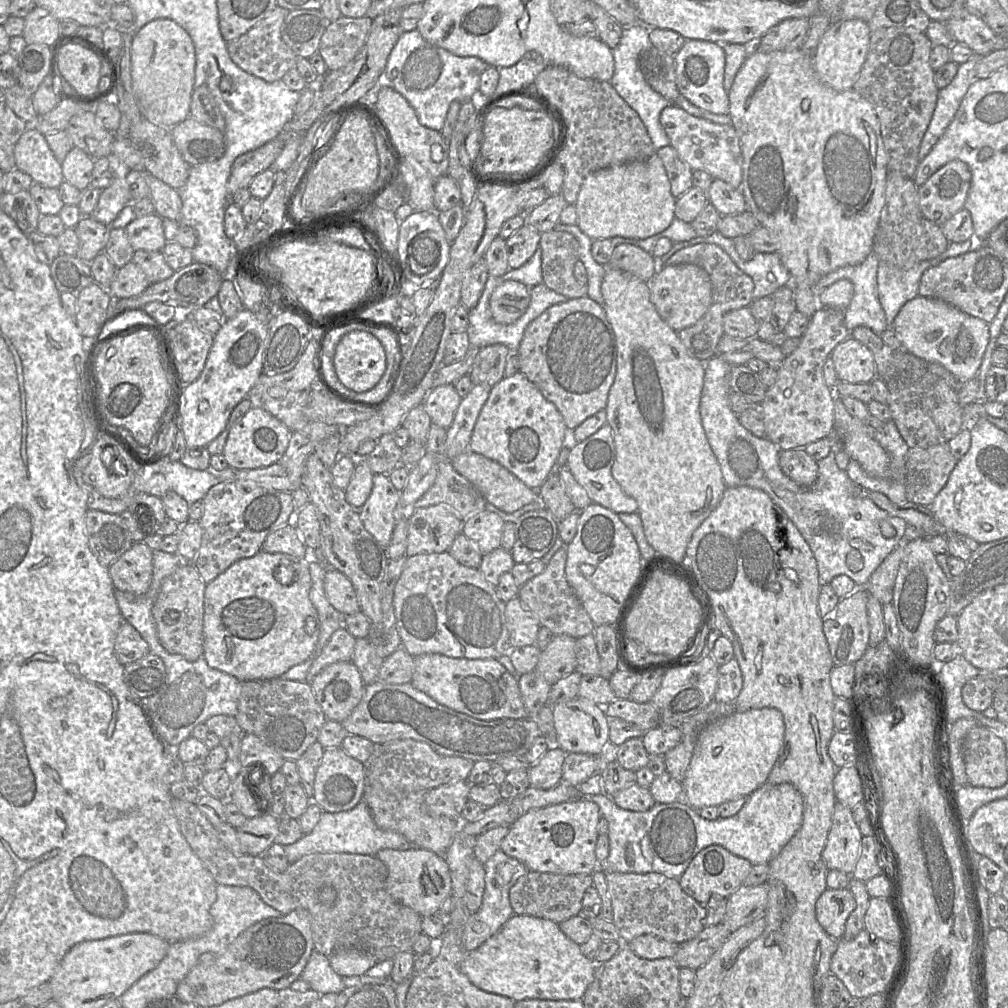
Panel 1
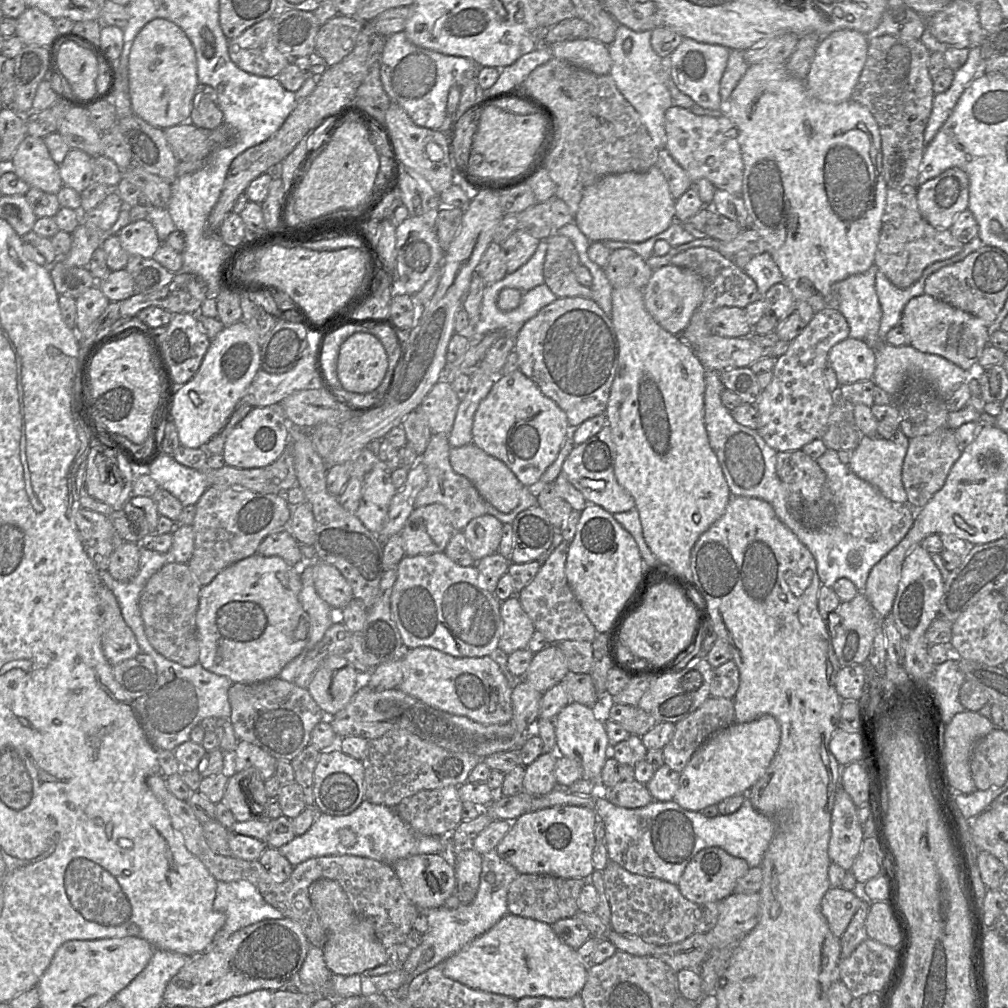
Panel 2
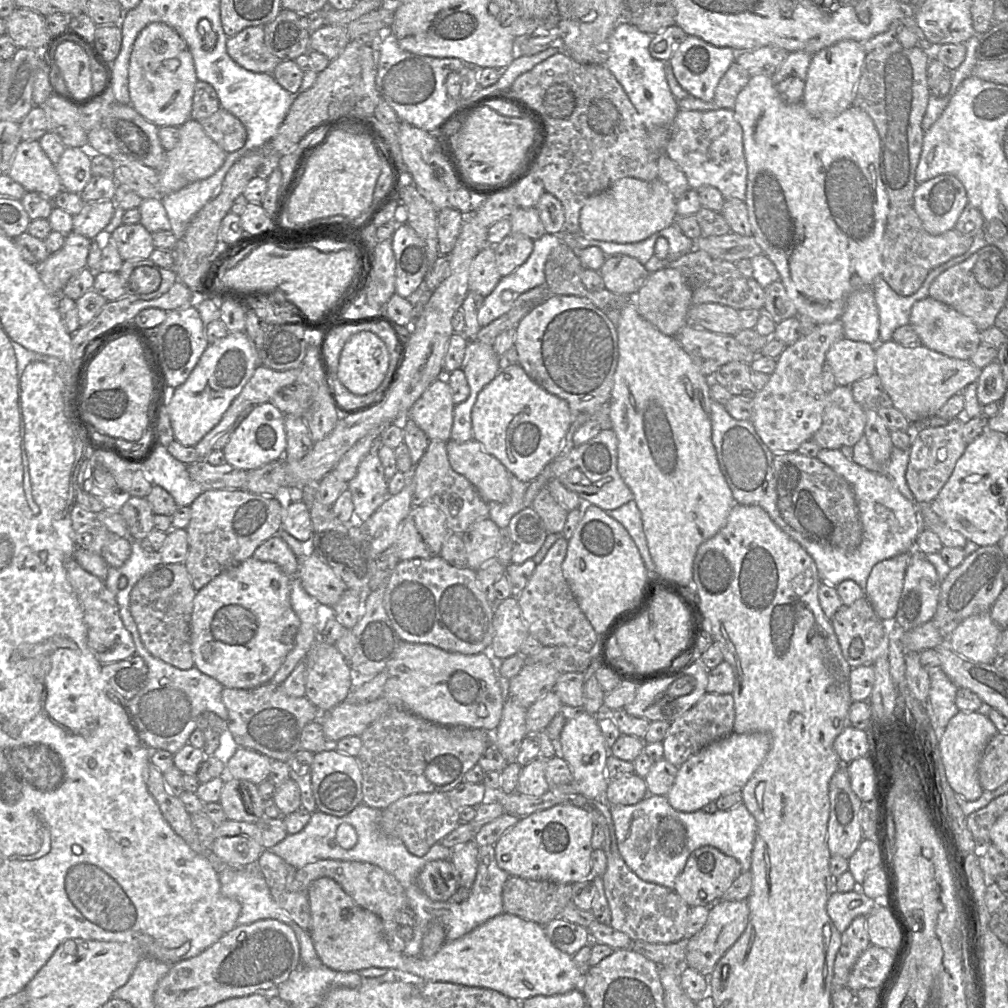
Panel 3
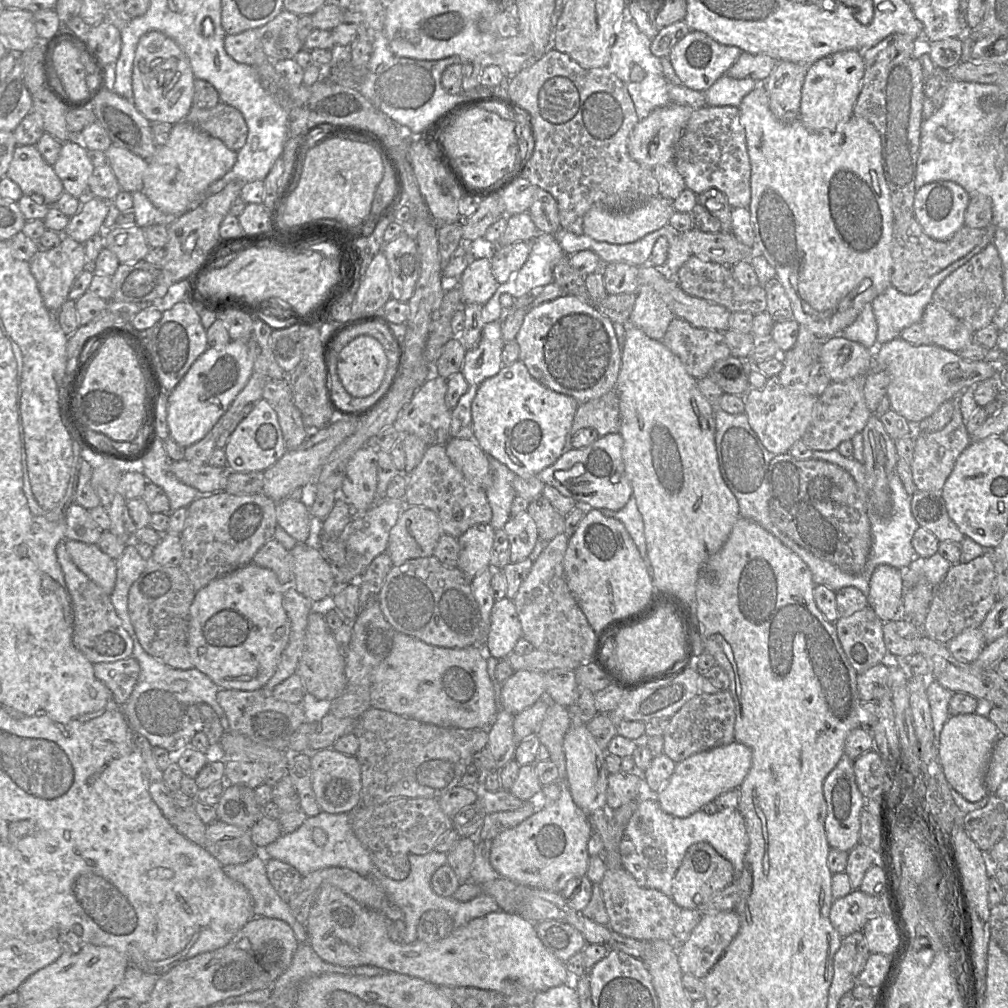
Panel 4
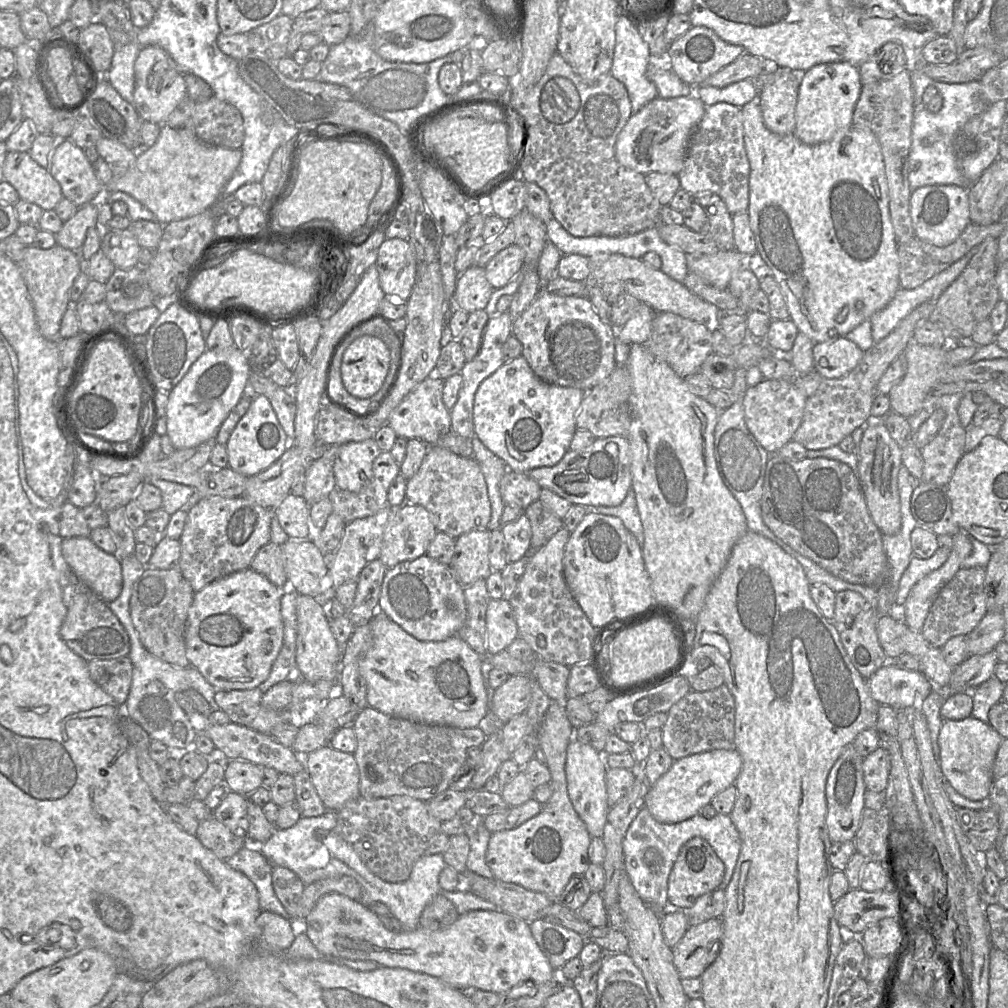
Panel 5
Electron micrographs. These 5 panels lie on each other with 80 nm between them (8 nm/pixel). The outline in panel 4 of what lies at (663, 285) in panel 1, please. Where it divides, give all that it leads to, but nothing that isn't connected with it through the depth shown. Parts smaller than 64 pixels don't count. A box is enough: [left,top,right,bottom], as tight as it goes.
[628,285,674,341]

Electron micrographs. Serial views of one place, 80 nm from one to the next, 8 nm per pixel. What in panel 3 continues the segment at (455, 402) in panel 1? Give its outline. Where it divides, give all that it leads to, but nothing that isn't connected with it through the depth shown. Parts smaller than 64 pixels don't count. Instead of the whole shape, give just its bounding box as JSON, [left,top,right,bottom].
[407,376,455,440]

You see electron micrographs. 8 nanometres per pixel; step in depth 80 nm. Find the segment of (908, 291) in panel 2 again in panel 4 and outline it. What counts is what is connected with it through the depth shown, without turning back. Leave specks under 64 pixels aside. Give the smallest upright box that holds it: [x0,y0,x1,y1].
[872,223,996,346]

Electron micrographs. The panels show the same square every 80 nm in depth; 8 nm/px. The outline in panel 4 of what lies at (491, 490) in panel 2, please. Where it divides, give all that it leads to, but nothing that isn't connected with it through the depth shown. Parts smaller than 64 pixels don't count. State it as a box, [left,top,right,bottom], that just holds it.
[445,437,492,491]

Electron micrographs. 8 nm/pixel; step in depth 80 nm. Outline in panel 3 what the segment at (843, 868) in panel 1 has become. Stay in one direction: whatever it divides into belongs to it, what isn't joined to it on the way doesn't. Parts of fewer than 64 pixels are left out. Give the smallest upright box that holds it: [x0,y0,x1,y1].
[827,764,862,859]

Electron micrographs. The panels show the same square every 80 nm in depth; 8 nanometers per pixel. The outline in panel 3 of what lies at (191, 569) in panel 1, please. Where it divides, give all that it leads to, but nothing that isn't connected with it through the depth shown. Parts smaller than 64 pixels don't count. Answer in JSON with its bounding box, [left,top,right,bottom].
[130,563,196,670]

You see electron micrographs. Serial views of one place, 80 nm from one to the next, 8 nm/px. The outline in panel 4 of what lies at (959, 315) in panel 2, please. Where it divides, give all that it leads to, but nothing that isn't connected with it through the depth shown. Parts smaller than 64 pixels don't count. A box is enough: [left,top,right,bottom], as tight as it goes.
[921,302,974,352]

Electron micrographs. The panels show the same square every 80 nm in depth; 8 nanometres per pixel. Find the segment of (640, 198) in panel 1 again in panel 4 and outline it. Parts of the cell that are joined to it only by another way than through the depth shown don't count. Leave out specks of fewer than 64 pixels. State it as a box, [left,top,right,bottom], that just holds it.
[583,195,675,244]

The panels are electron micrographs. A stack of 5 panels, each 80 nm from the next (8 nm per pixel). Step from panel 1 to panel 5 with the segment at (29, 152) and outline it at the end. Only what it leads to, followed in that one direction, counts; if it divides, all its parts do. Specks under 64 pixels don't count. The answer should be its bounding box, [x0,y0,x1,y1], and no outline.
[3,151,63,211]

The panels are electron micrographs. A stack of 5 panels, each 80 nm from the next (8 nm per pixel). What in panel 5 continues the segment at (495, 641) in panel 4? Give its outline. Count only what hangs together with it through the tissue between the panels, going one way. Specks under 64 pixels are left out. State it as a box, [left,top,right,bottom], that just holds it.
[486,599,519,653]

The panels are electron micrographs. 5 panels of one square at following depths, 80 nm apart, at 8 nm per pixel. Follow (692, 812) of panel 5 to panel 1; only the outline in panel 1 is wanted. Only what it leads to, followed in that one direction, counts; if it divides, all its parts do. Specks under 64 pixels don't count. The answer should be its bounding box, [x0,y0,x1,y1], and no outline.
[682,708,784,809]

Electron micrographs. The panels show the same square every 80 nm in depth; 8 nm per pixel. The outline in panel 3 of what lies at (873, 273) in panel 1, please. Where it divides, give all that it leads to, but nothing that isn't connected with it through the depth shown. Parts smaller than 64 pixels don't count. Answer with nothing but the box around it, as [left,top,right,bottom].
[840,288,880,346]

